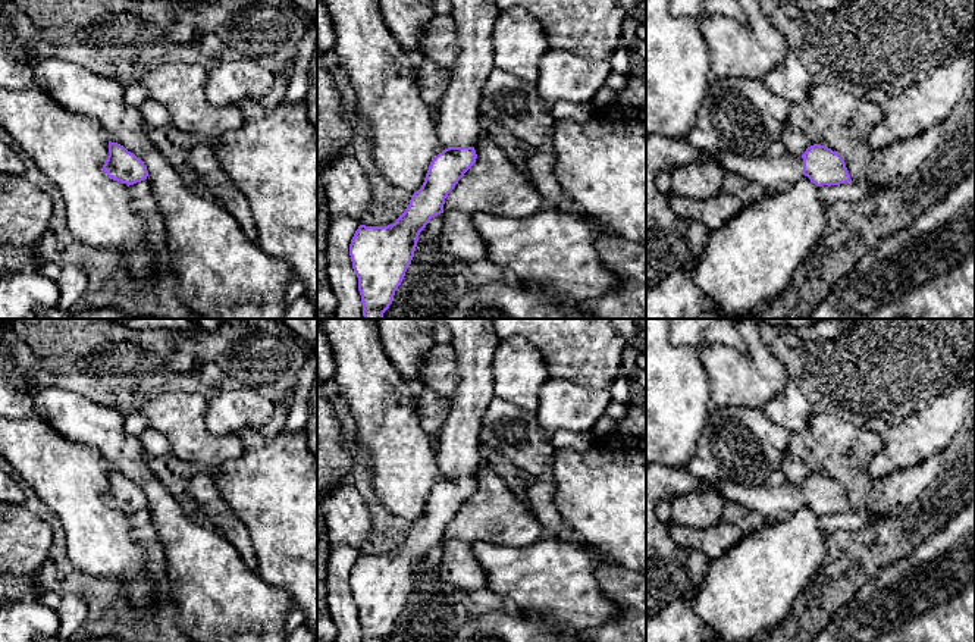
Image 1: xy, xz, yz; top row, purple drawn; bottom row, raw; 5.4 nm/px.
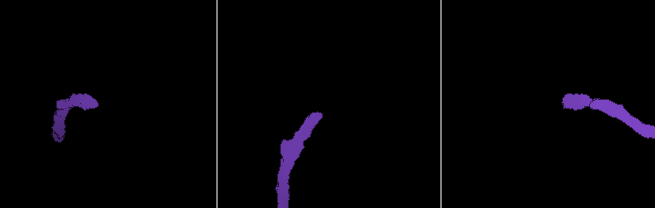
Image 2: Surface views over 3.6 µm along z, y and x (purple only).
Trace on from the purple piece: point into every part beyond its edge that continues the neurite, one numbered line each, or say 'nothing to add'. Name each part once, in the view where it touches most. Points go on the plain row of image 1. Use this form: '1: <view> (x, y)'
1: xz (457, 454)

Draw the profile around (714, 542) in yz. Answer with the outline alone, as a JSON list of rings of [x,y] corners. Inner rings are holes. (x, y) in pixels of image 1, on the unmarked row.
[[[671,520],[667,523],[668,535],[681,548],[702,552],[709,564],[721,558],[743,538],[743,532],[722,520],[711,529],[693,529],[677,526]]]

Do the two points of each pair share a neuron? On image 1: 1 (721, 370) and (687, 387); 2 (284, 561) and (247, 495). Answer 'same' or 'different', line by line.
1: different
2: same

